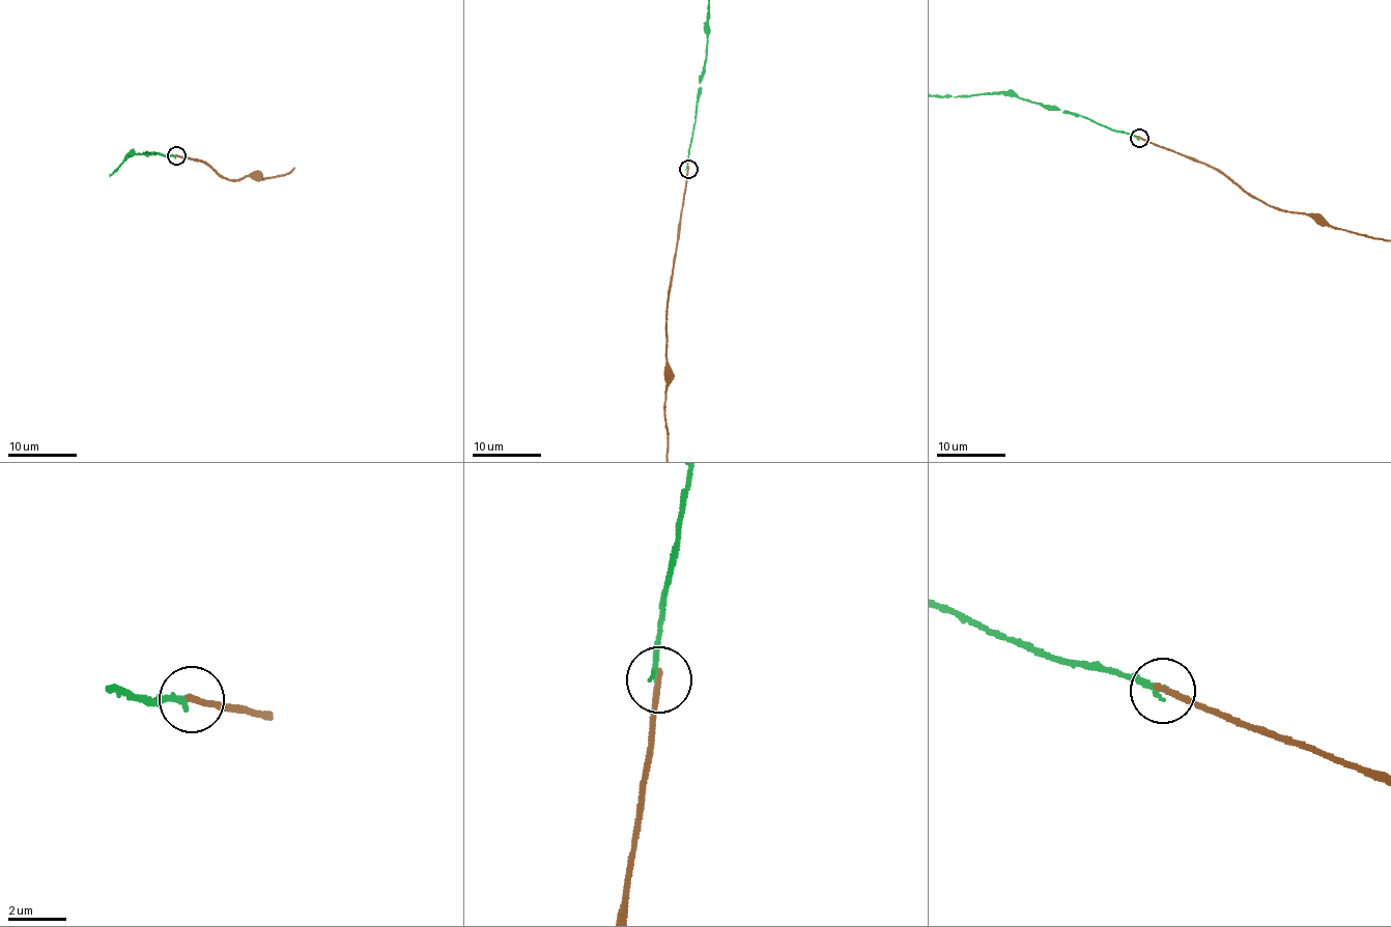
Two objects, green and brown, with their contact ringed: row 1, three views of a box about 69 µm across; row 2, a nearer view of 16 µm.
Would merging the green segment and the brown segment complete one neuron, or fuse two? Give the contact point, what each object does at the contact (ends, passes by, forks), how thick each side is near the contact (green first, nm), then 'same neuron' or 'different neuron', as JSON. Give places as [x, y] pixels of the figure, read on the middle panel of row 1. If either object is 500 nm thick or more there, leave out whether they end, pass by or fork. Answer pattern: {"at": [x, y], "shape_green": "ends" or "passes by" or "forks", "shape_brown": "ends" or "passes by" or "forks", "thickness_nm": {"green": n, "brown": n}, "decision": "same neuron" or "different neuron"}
{"at": [688, 169], "shape_green": "ends", "shape_brown": "ends", "thickness_nm": {"green": 180, "brown": 220}, "decision": "different neuron"}

